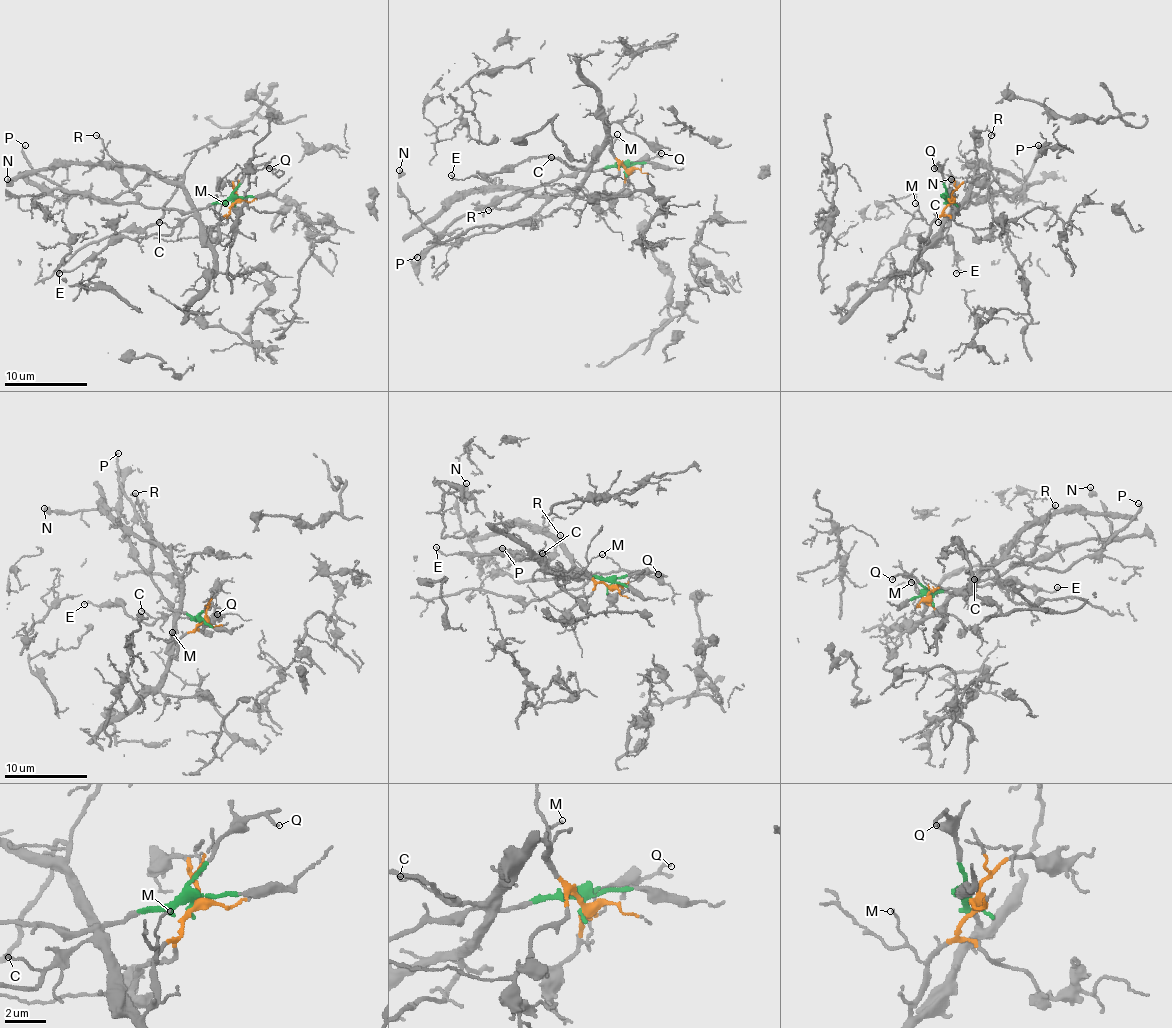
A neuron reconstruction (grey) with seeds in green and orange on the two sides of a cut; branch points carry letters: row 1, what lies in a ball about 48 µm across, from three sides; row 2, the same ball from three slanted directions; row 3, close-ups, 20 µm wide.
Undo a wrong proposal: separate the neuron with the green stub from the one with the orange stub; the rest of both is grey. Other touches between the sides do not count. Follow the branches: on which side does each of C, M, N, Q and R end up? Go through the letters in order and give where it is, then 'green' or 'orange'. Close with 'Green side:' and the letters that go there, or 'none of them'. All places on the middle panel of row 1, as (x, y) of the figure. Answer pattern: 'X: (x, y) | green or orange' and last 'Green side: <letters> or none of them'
C: (551, 157) | orange
M: (617, 134) | orange
N: (399, 170) | green
Q: (661, 153) | green
R: (488, 210) | green
Green side: N, Q, R

